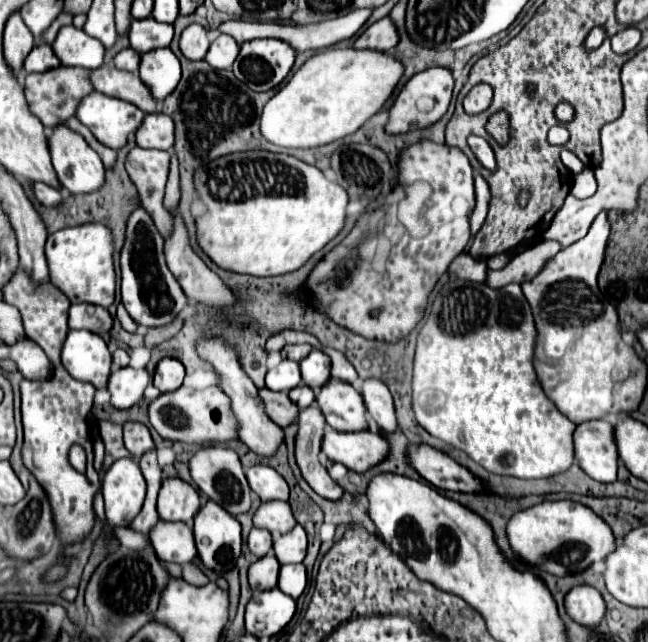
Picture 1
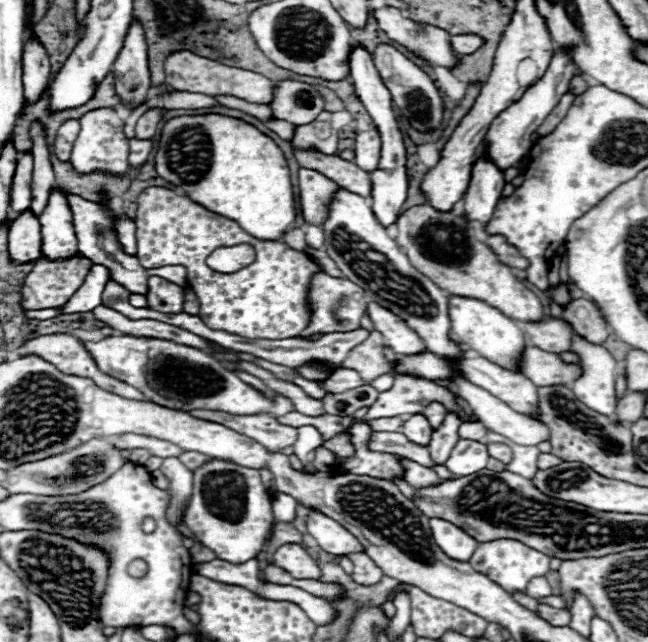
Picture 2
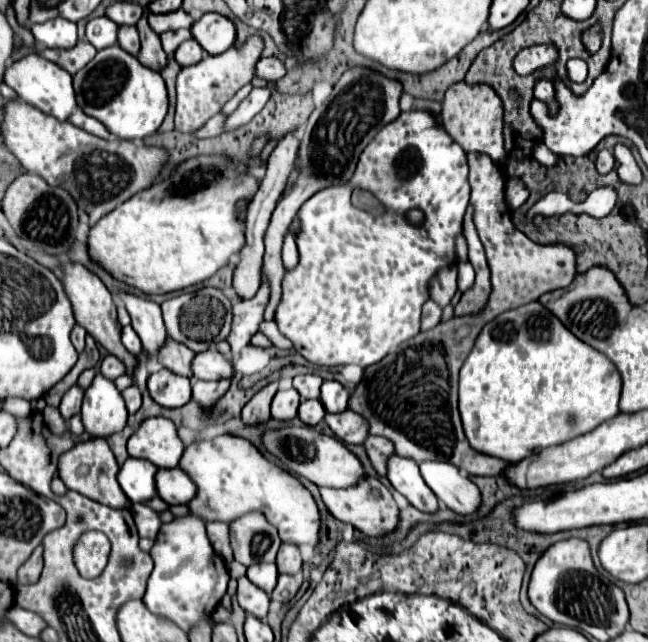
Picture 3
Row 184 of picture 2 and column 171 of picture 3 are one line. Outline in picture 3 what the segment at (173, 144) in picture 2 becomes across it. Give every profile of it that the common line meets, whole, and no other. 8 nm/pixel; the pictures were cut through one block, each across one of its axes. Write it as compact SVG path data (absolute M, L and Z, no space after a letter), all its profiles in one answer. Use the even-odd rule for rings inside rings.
M196 156L182 162L170 178L156 182L152 188L138 192L116 210L100 218L90 228L88 254L112 274L116 280L138 288L144 294L168 294L192 284L200 284L216 274L232 254L238 254L244 244L244 228L236 218L236 202L240 198L252 198L258 190L258 180L252 174L244 174L232 168L226 156Z

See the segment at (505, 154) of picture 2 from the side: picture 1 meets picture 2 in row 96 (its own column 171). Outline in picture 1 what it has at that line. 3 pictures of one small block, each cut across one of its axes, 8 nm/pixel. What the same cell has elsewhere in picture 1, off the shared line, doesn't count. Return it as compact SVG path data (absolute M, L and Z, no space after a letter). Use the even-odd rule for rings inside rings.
M158 520L158 524L150 530L152 546L160 560L186 564L196 558L196 544L192 526L186 522L168 522Z

